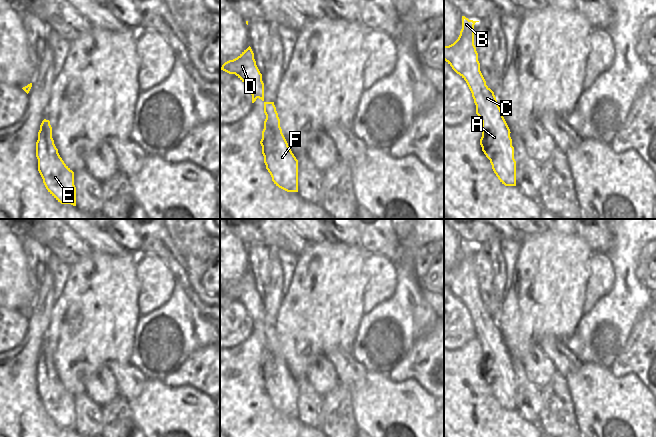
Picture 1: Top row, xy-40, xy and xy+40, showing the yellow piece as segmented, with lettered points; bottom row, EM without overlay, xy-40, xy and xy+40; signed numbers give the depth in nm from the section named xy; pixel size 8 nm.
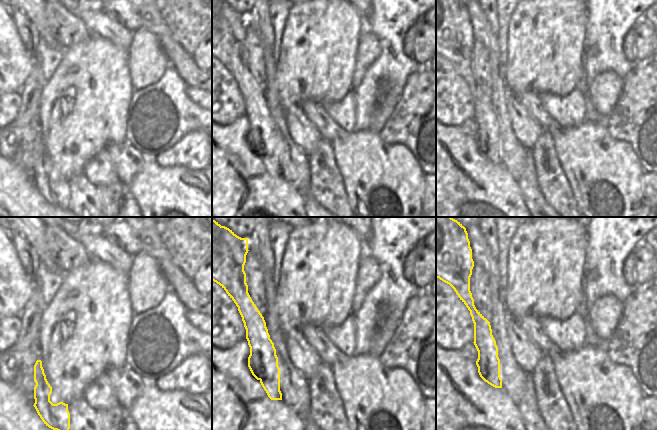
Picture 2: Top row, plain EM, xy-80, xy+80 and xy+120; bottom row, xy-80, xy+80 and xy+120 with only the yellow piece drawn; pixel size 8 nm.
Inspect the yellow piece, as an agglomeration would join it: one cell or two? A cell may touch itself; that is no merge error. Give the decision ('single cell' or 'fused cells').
single cell

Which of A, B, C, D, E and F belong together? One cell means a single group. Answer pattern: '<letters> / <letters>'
A B C D E F

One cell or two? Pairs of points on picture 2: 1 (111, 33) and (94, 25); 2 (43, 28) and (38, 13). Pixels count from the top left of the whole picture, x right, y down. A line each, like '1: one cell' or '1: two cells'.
1: one cell
2: one cell

